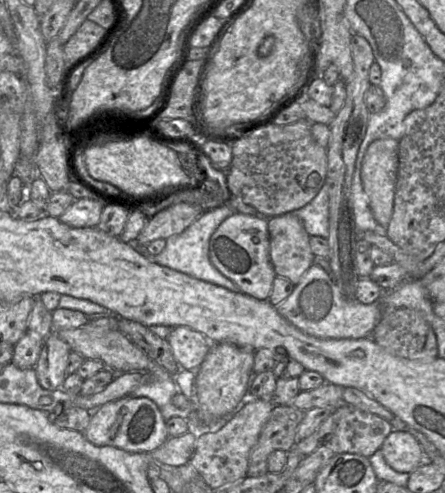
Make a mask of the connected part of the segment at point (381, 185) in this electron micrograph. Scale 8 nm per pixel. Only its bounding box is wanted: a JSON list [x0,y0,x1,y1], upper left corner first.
[361,137,399,228]

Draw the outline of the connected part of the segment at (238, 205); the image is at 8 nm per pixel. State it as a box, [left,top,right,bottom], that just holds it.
[136,195,262,293]

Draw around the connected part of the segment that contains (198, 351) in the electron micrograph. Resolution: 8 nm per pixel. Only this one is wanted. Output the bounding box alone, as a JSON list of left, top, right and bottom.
[166,326,214,371]

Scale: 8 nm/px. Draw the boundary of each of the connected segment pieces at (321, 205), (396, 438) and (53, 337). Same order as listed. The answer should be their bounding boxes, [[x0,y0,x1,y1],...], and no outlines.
[[289,182,329,238],[380,431,424,474],[34,332,70,389]]

